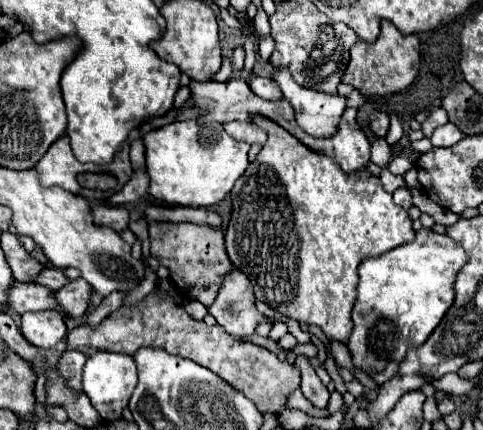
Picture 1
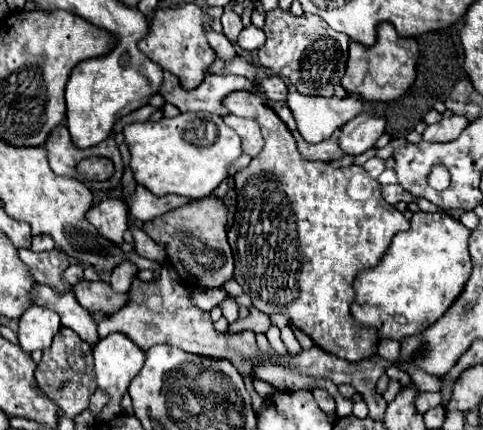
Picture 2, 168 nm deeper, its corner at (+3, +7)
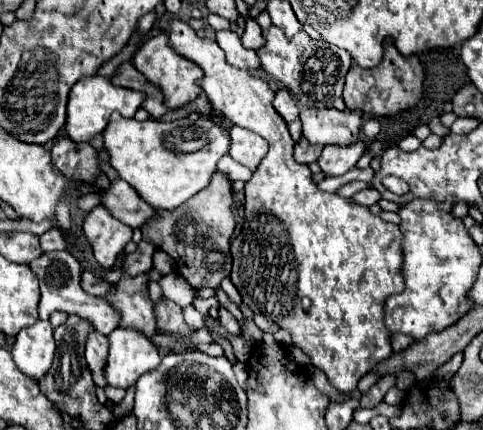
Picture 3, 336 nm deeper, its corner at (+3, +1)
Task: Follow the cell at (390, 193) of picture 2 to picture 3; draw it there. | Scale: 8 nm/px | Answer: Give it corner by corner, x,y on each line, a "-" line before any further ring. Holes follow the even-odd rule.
366,189
364,193
356,193
354,197
352,197
356,203
360,203
360,205
376,205
380,199
382,199
382,195
376,191
376,189

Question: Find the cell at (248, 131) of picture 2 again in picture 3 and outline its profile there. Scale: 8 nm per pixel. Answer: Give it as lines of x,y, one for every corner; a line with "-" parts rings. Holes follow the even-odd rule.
234,125
230,129
230,139
232,139
232,147
230,147
230,157
242,165
246,165
248,169
254,171
254,167
260,163
260,159
266,155
268,151
268,143
252,133
250,129
238,127

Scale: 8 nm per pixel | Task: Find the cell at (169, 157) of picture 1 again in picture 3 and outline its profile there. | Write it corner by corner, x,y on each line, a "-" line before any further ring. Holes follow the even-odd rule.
112,115
112,123
104,129
104,147
110,153
110,165
146,203
156,209
176,209
210,183
216,173
216,163
230,149
230,139
208,117
160,123
154,119
136,121

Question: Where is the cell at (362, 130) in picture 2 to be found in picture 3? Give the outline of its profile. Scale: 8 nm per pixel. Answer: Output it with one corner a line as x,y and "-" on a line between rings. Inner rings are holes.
356,141
350,145
326,145
320,159
318,159
318,165
322,167
322,171
328,177
344,175
358,163
358,159
364,153
366,153
364,141

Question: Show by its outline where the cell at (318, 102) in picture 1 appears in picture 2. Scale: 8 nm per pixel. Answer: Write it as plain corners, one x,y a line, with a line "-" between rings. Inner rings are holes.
292,85
288,89
286,105
290,107
296,119
300,135
308,143
324,141
364,109
364,101
360,95
348,95
344,99
306,97
306,95
300,95

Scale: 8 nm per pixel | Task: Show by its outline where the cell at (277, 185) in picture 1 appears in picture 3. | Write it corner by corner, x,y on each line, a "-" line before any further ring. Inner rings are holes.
172,19
170,27
170,45
200,65
204,77
200,87
210,99
212,107
218,109
224,117
240,127
246,127
258,133
268,141
270,149
266,157
256,167
250,181
246,181
246,203
244,203
244,227
242,233
230,245
232,251
232,283
242,295
242,301
254,311
262,313
266,319
278,323
282,329
292,333
292,343
302,347
310,355
312,365
322,369
328,381
348,393
356,389
356,383
366,375
374,363
388,359
392,353
390,333
382,321
382,305
388,295
400,293
404,283
400,279
402,263
402,231
398,225
382,221
378,215
370,213
368,207
344,199
338,193
326,193
312,179
308,165
300,165
292,159
292,137
286,123
272,107
274,91
260,77
252,75
246,69
238,69
226,61
224,51
218,43
210,39
200,39
194,29
178,19

